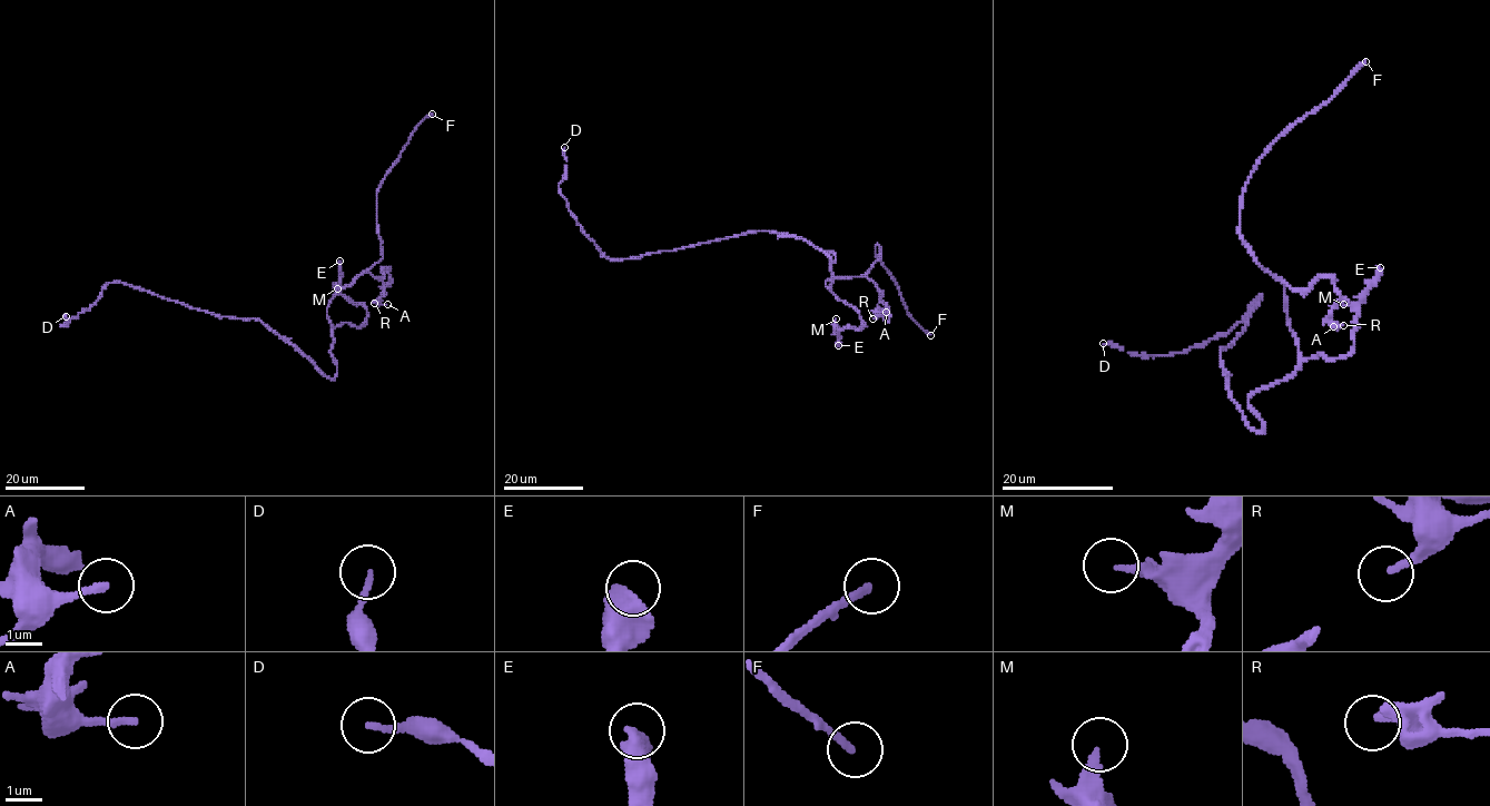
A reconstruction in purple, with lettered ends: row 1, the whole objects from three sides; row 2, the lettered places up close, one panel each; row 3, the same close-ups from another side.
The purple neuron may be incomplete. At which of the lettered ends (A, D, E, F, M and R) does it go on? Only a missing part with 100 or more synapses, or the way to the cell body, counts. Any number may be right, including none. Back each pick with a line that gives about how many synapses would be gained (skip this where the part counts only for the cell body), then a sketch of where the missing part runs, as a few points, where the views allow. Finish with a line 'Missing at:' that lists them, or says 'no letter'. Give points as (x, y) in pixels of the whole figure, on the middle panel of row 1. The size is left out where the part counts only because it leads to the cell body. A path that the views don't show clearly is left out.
F: 120 synapses
Missing at: F

